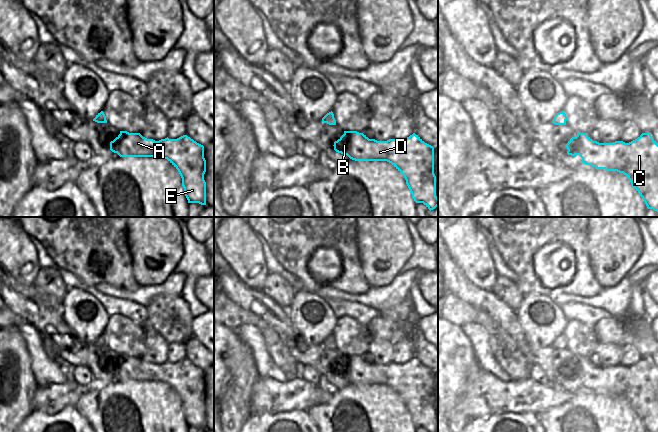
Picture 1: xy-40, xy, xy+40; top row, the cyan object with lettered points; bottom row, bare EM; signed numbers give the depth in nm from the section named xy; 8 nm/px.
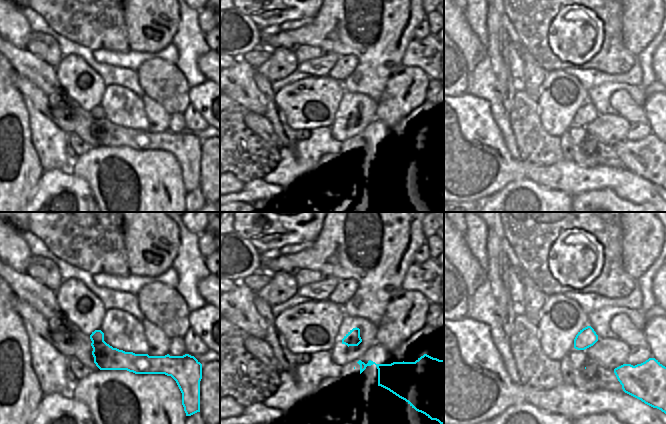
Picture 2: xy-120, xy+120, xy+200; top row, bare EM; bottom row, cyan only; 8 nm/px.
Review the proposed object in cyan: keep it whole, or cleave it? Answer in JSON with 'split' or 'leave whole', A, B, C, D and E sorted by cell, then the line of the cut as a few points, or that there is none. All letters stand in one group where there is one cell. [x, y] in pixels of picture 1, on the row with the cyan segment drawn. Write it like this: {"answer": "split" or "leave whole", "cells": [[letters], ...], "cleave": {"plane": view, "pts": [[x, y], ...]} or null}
{"answer": "leave whole", "cells": [["A", "B", "C", "D", "E"]], "cleave": null}

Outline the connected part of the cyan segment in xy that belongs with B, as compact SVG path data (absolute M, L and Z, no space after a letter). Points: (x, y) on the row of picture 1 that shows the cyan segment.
M344 131L333 146L336 152L355 161L391 163L404 176L416 203L423 203L430 211L438 206L434 147L415 133L401 141L377 141L357 131Z

